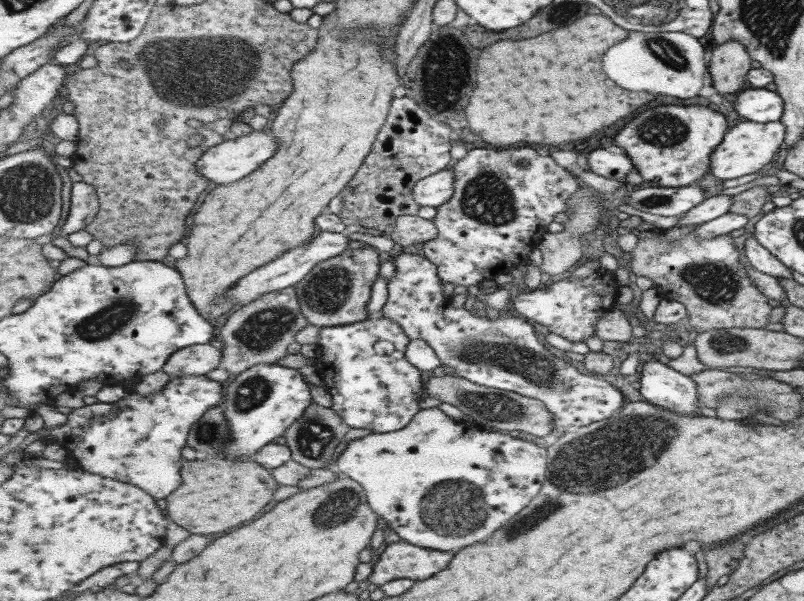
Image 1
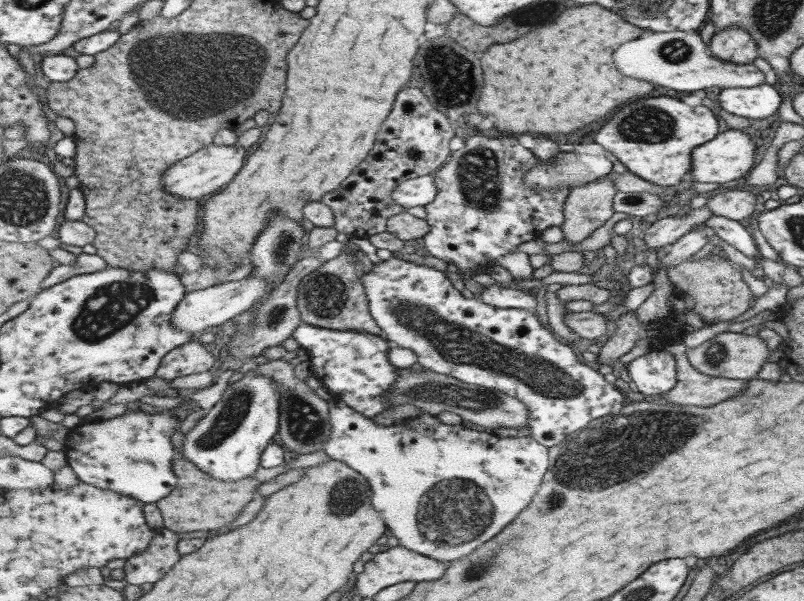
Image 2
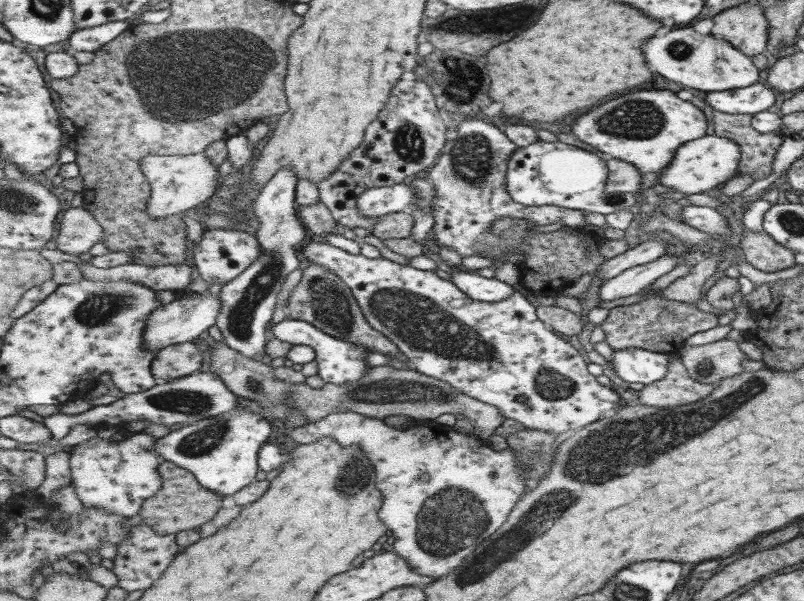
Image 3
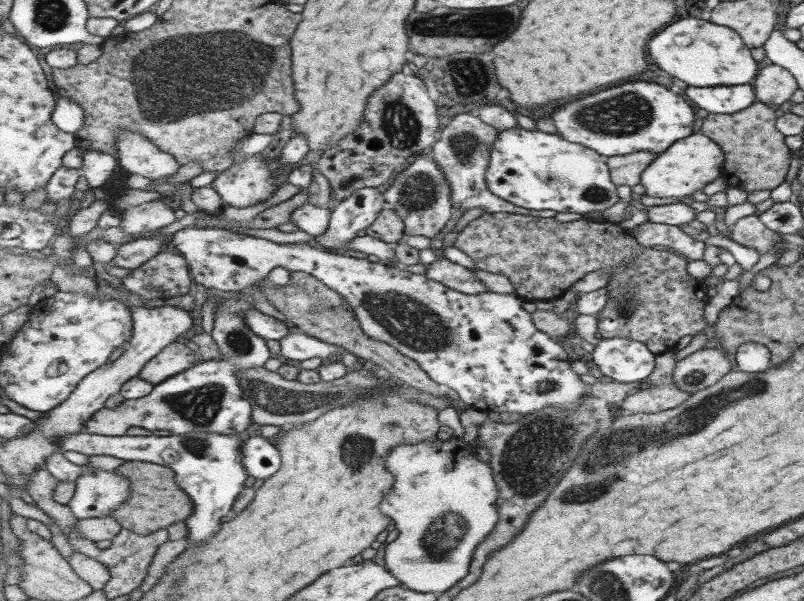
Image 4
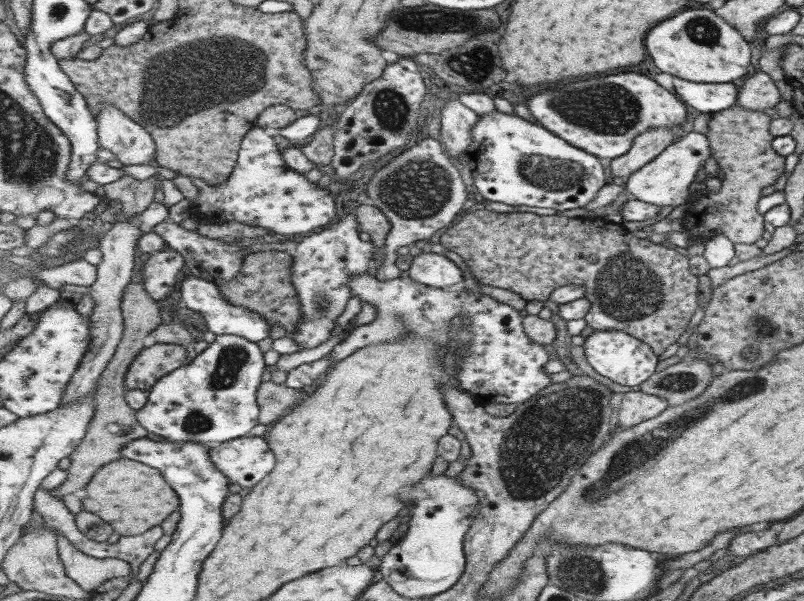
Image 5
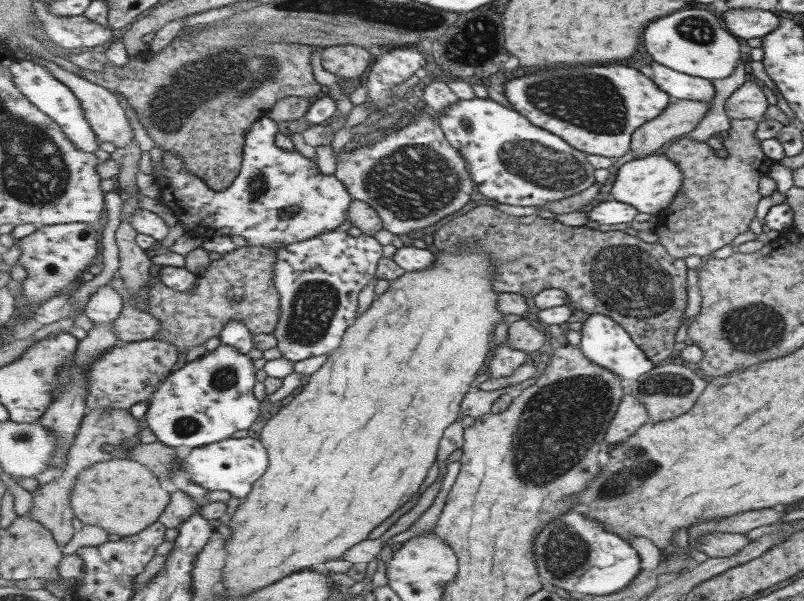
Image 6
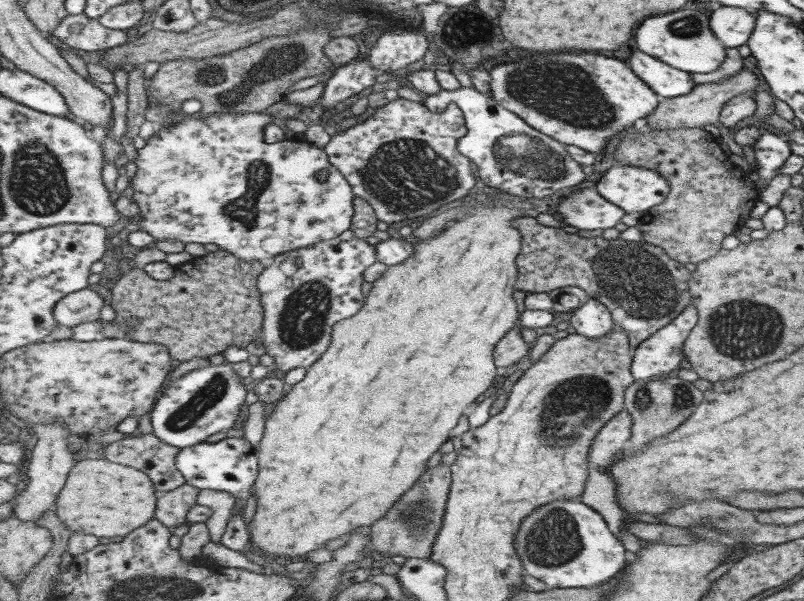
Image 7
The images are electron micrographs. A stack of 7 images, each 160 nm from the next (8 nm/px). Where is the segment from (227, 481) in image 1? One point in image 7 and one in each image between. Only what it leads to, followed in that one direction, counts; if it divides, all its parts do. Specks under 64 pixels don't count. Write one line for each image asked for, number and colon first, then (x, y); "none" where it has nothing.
2: (201, 502)
3: (182, 504)
4: (156, 501)
5: (133, 497)
6: (123, 496)
7: (103, 498)

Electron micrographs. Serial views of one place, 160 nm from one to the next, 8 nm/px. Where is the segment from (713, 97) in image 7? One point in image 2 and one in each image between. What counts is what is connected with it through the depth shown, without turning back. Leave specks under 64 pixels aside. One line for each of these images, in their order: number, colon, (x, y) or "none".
2: (588, 207)
3: (624, 177)
4: (626, 169)
5: (648, 145)
6: (682, 117)

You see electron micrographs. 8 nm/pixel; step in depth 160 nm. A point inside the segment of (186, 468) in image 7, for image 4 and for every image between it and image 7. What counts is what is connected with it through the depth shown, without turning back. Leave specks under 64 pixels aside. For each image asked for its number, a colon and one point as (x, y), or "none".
4: (262, 459)
5: (247, 461)
6: (233, 465)

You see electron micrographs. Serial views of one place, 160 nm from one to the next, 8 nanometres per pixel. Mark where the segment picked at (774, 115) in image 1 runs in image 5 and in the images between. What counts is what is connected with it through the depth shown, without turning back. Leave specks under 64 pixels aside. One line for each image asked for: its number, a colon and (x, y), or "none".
2: (756, 102)
3: (758, 97)
4: (723, 99)
5: (705, 97)

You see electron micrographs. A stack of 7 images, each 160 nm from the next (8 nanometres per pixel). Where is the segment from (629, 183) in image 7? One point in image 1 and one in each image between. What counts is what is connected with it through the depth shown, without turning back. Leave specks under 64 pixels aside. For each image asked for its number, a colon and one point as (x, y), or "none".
1: (750, 145)
2: (726, 158)
3: (701, 164)
4: (686, 166)
5: (666, 180)
6: (651, 183)

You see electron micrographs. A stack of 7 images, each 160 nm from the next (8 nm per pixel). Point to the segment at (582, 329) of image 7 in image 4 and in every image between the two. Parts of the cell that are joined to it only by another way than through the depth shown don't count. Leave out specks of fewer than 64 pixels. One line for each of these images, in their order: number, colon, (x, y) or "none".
4: (623, 360)
5: (616, 355)
6: (604, 341)

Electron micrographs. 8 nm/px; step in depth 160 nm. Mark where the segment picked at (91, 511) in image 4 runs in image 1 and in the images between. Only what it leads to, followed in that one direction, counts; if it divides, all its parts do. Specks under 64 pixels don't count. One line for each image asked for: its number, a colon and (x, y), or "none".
1: (136, 439)
2: (133, 454)
3: (118, 477)

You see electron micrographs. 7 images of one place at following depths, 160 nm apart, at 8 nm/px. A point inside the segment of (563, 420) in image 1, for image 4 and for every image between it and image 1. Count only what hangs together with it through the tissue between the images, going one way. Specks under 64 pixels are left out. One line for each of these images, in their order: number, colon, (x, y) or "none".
2: (417, 306)
3: (501, 353)
4: (485, 347)

